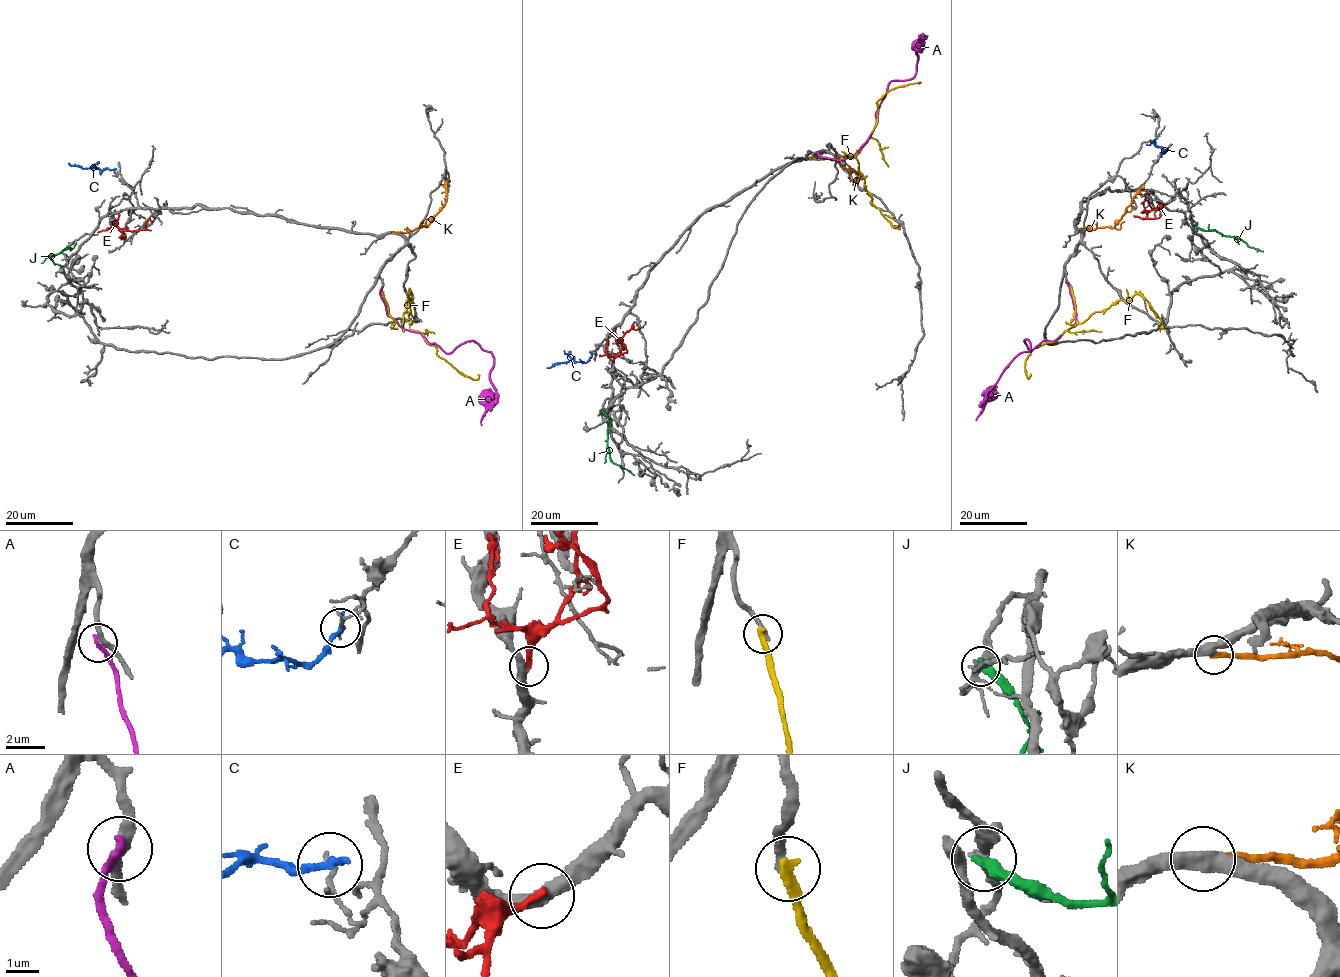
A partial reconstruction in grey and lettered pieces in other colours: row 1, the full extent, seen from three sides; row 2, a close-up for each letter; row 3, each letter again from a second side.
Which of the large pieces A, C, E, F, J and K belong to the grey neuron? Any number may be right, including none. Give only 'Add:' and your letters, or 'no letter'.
Add: no letter

